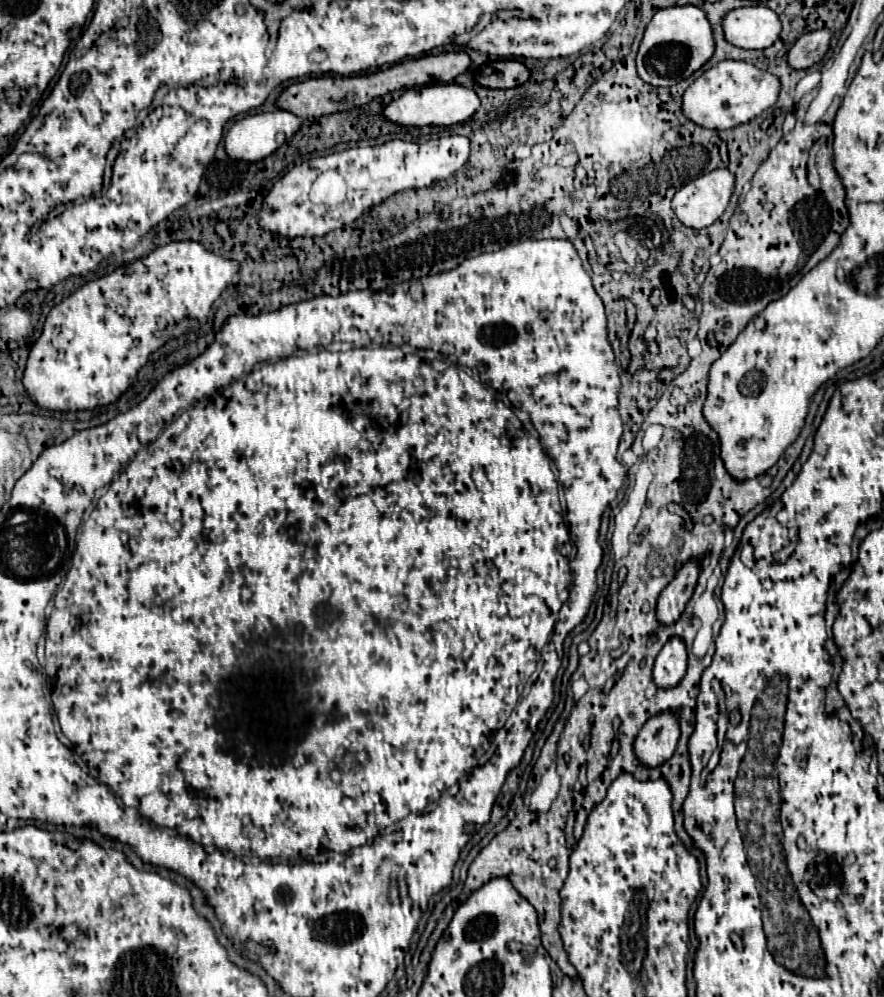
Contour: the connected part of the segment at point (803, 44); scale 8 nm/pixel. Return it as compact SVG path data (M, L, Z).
M820 29L816 33L804 33L790 47L788 65L794 69L808 69L826 55L828 47L830 47L830 31L828 29Z

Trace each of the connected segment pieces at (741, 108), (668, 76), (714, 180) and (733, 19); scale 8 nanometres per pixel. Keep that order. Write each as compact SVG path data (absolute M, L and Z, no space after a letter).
M720 61L704 71L684 93L684 115L706 129L732 129L770 109L780 93L780 79L746 61Z
M674 5L660 9L644 31L636 57L638 75L642 81L656 87L672 87L696 73L714 55L714 33L704 11L696 5Z
M716 169L680 187L672 197L672 209L686 227L710 227L728 207L732 187L734 175L728 169Z
M764 5L740 7L724 17L726 39L742 49L766 49L780 37L780 31L780 17Z

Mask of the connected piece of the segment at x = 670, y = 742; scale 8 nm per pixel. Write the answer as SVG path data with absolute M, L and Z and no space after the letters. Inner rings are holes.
M662 711L660 715L648 719L642 731L638 733L634 743L636 757L646 767L658 767L674 755L678 737L680 737L678 715L674 711Z

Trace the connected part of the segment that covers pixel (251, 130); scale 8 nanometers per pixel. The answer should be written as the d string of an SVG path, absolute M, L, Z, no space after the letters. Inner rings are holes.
M276 109L272 113L256 113L256 115L248 115L240 121L236 121L228 133L226 133L226 153L232 159L242 159L242 161L250 161L256 163L260 159L266 159L268 155L272 155L286 139L290 139L298 129L300 129L302 121L300 117L296 117L290 111L282 111Z

